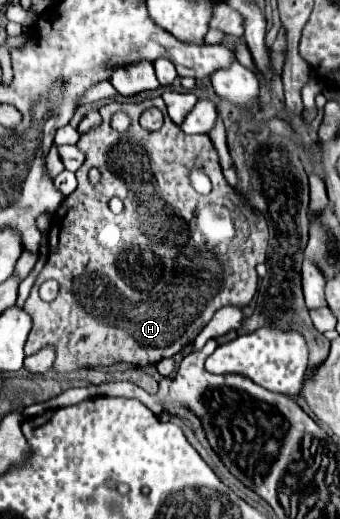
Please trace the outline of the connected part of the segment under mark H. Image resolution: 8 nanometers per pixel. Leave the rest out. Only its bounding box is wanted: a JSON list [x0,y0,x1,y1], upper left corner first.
[23,96,269,372]

